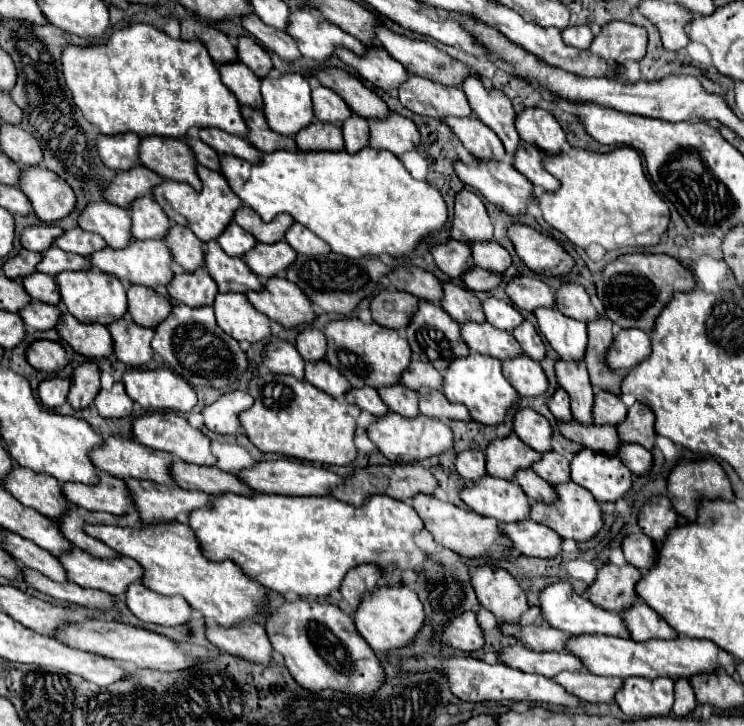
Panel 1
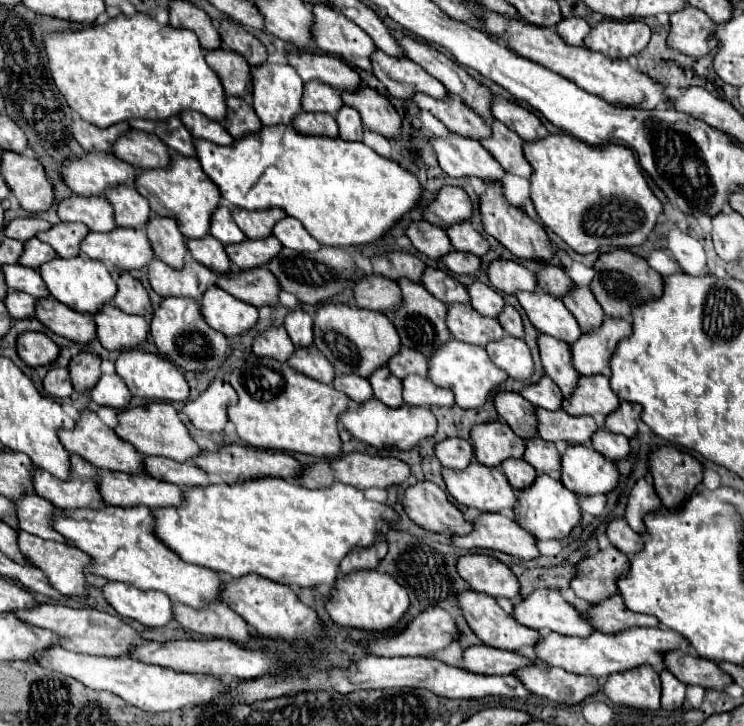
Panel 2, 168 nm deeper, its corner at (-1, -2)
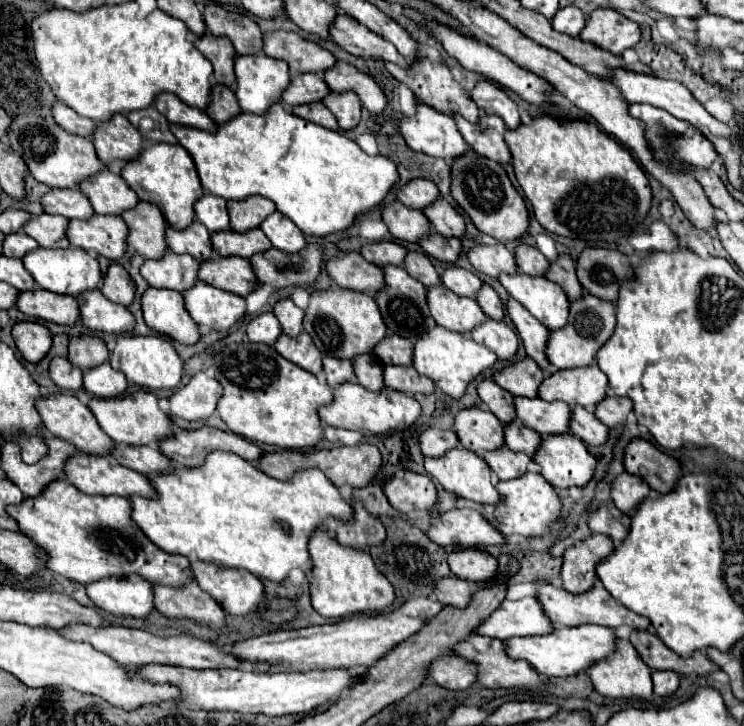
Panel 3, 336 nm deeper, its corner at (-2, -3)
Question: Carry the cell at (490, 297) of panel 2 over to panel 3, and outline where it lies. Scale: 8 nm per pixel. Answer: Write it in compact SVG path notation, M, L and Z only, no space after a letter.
M450 266L450 268L446 268L442 272L442 284L448 290L452 290L454 294L458 294L458 296L466 296L466 298L474 298L476 300L478 290L482 288L484 282L476 274L468 272L464 268Z

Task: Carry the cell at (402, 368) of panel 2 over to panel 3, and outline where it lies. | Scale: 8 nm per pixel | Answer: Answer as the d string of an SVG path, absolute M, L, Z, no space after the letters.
M390 336L384 338L376 348L374 354L384 362L384 364L394 364L394 366L410 366L412 364L412 354L414 346L410 340L402 336Z

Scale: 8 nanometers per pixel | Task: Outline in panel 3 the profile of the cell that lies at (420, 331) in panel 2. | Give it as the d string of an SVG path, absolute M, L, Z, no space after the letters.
M386 266L384 276L386 276L388 286L382 292L378 292L376 302L380 306L384 322L388 326L388 334L398 334L398 336L410 338L414 342L414 340L418 340L418 336L424 336L430 328L436 326L434 318L430 316L426 288L418 280L414 280L404 268L398 268L398 266Z

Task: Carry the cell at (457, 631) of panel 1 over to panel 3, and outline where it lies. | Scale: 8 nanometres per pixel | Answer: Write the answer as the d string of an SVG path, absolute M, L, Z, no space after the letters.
M410 598L404 606L396 608L390 614L378 616L354 616L326 626L308 626L300 630L280 630L272 634L262 634L258 638L248 638L236 642L228 652L238 656L246 666L266 664L268 672L308 672L308 670L326 670L326 668L354 668L354 666L372 666L378 658L386 656L390 648L396 648L402 640L408 640L442 610L442 604L434 598Z

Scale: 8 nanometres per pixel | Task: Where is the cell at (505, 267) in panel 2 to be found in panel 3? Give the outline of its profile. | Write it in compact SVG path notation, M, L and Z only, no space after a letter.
M500 242L496 244L476 244L468 252L470 264L492 278L498 278L500 274L516 274L518 264L514 264L514 254Z

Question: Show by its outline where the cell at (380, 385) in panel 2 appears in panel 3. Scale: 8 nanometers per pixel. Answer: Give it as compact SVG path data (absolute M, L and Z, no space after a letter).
M364 354L354 360L354 372L358 378L358 384L364 386L370 392L380 392L384 388L382 380L382 364L374 354Z

